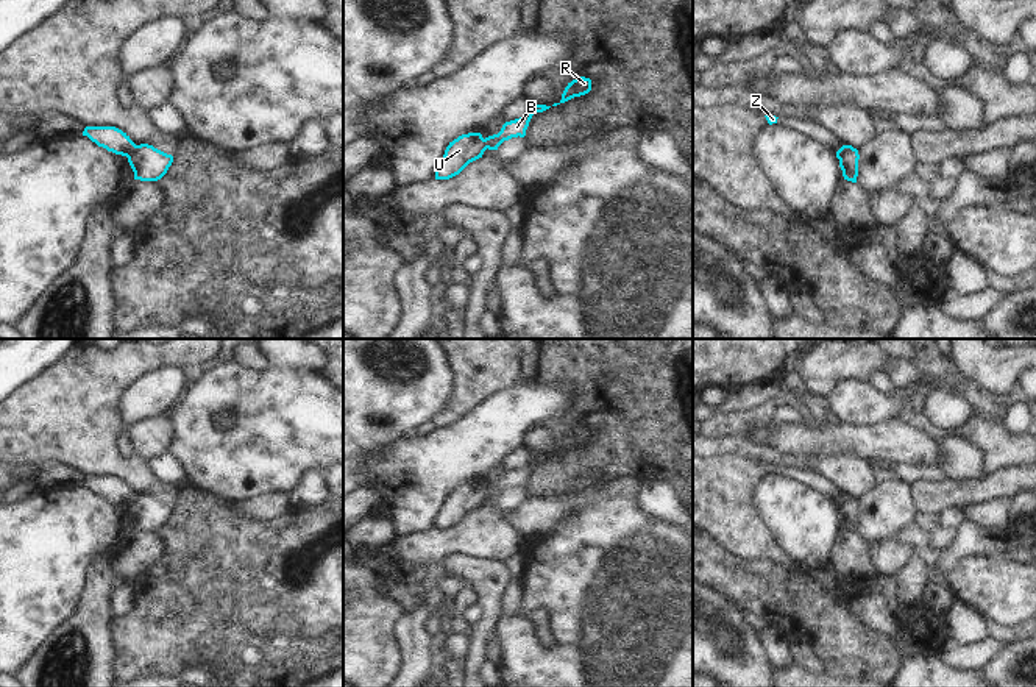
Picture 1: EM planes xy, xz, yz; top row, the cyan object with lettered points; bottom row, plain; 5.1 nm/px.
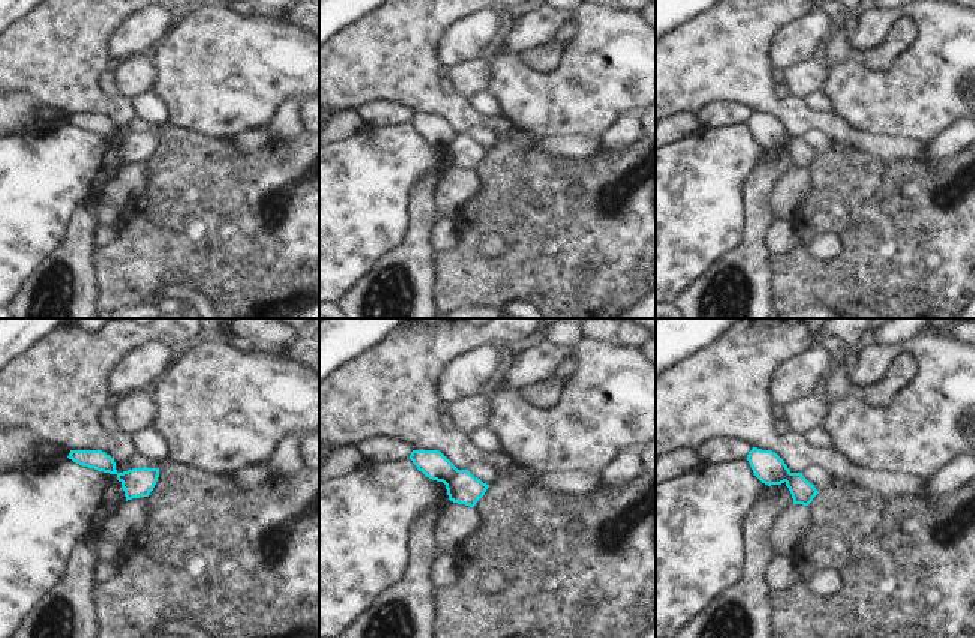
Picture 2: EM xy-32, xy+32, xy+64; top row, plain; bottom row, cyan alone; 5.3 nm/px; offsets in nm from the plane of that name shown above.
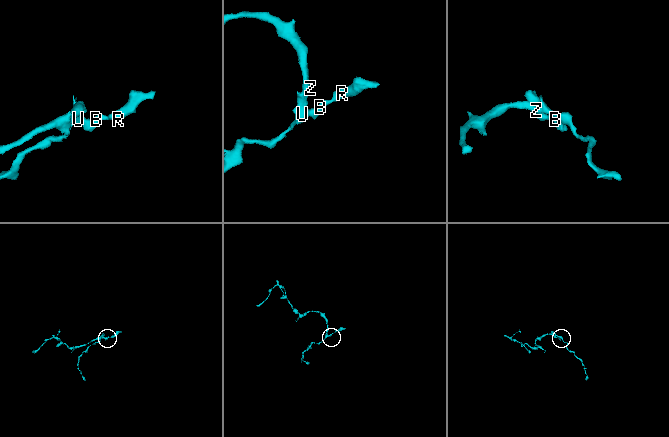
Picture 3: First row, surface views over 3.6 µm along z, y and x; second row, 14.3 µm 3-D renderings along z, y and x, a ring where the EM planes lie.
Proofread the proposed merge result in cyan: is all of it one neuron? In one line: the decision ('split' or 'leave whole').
split

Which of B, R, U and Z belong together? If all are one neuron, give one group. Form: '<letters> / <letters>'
B R / U Z

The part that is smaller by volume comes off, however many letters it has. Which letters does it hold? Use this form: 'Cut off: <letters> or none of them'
Cut off: B, R

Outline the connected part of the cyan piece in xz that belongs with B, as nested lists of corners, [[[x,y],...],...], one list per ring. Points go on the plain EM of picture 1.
[[[534,454],[529,462],[526,462],[523,467],[506,472],[498,484],[485,487],[487,498],[488,500],[498,500],[498,497],[512,487],[524,487],[526,479],[529,476],[529,472],[534,464],[543,462],[549,459],[551,456],[546,454]]]

